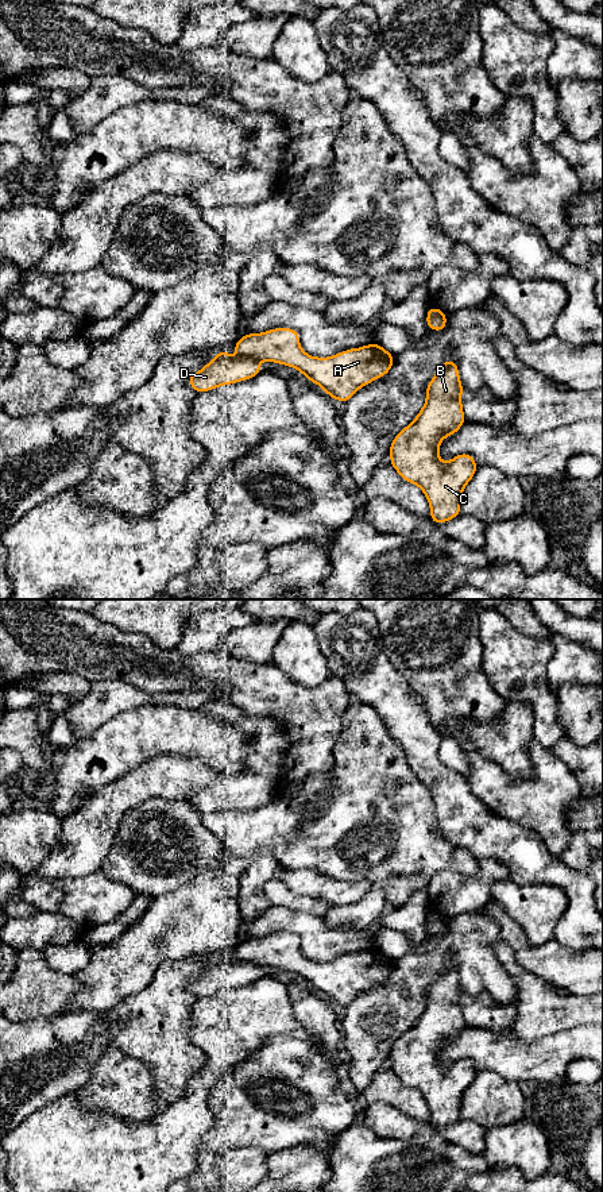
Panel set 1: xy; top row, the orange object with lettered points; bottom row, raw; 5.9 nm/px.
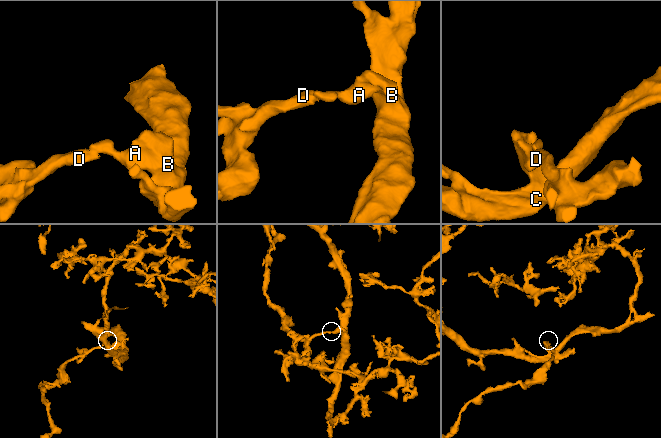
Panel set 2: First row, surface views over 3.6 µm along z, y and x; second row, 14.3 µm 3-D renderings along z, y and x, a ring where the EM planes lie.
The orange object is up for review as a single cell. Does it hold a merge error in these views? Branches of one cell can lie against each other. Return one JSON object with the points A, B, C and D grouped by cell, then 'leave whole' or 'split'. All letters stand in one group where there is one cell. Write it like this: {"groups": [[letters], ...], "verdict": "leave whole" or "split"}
{"groups": [["A", "B", "C"], ["D"]], "verdict": "split"}

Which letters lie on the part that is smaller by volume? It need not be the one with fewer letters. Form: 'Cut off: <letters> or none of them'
Cut off: D

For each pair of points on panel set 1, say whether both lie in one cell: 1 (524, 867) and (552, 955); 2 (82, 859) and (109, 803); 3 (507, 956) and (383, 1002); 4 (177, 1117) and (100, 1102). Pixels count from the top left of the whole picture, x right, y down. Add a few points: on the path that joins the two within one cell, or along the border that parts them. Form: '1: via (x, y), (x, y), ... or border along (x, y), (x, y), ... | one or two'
1: border along (553, 938), (568, 948), (583, 949) | two
2: via (82, 845), (99, 817) | one
3: border along (498, 941), (494, 955), (515, 986) | two
4: border along (119, 1115), (131, 1123), (142, 1123), (150, 1119) | two

